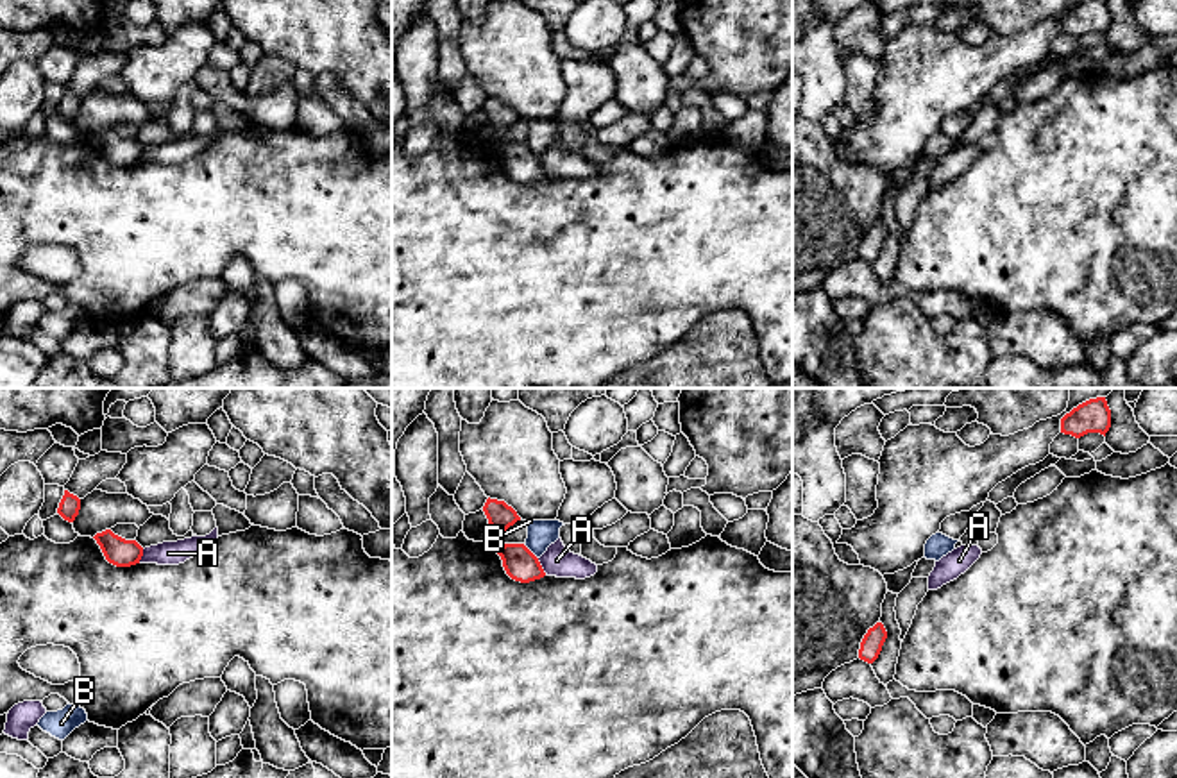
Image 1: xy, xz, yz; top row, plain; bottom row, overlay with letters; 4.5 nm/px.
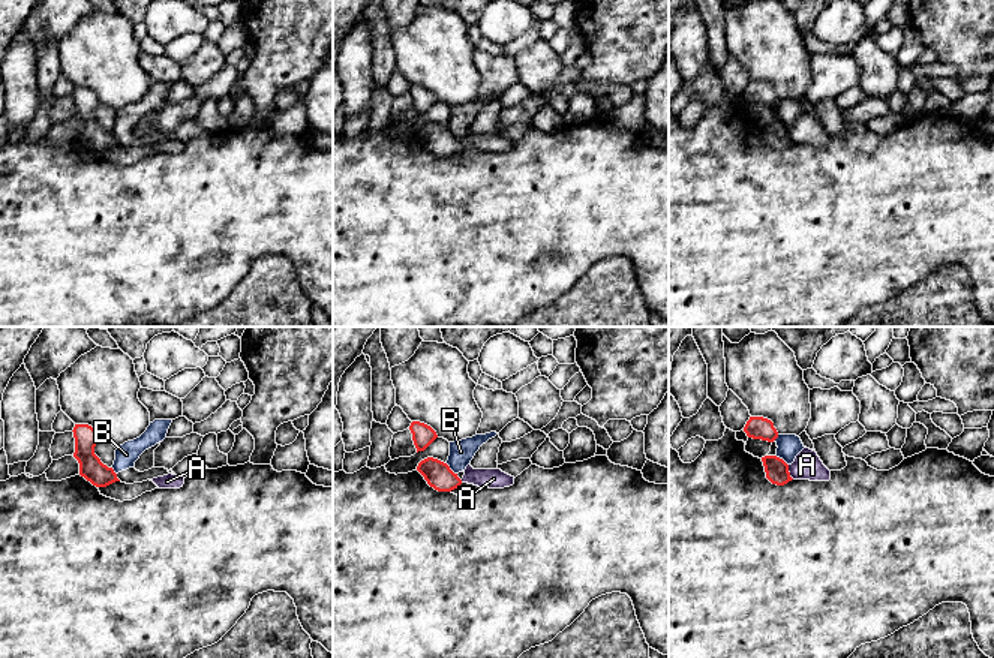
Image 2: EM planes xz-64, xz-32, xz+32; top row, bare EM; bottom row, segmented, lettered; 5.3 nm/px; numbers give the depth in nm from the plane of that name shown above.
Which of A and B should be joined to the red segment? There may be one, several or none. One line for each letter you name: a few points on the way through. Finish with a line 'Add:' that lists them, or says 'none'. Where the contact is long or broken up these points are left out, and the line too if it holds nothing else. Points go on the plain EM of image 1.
Add: none

